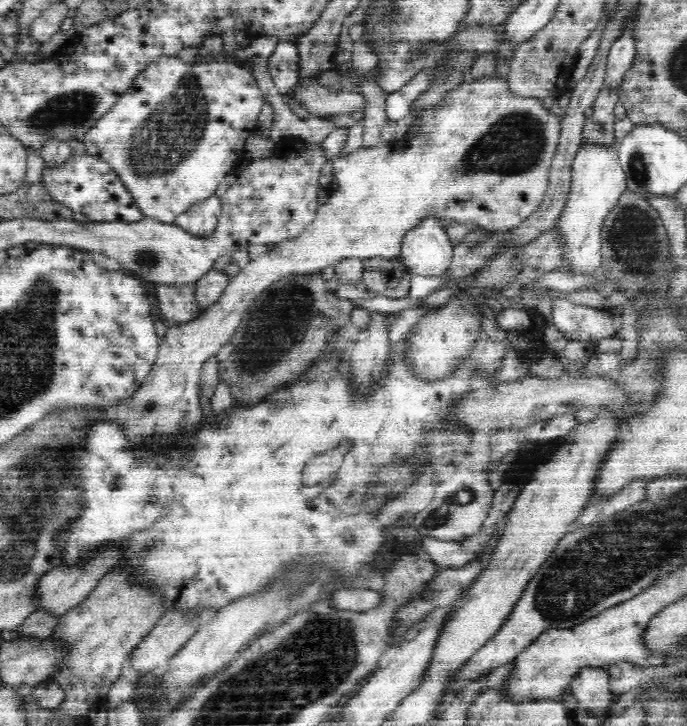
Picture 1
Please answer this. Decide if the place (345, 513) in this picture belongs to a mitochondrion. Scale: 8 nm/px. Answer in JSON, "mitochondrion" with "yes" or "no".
{"mitochondrion":"no"}

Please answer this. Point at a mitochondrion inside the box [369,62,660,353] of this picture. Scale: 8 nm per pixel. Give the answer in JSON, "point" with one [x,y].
{"point":[514,143]}

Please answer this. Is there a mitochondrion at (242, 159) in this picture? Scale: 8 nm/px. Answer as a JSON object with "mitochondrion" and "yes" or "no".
{"mitochondrion":"no"}

